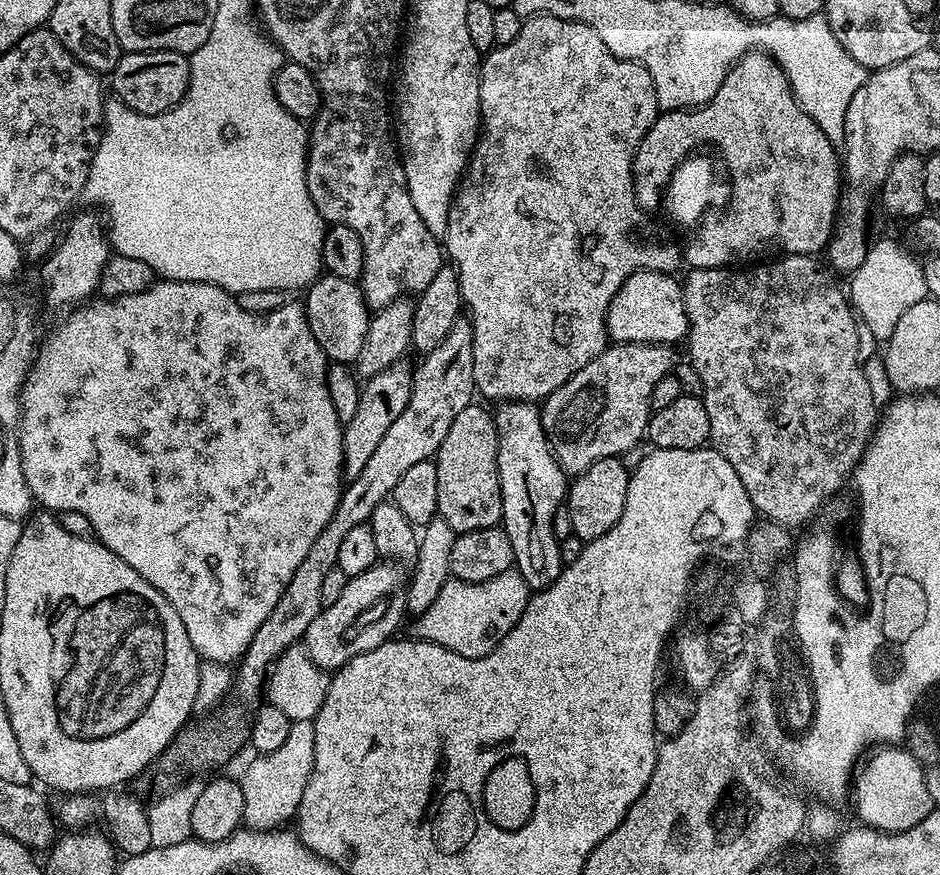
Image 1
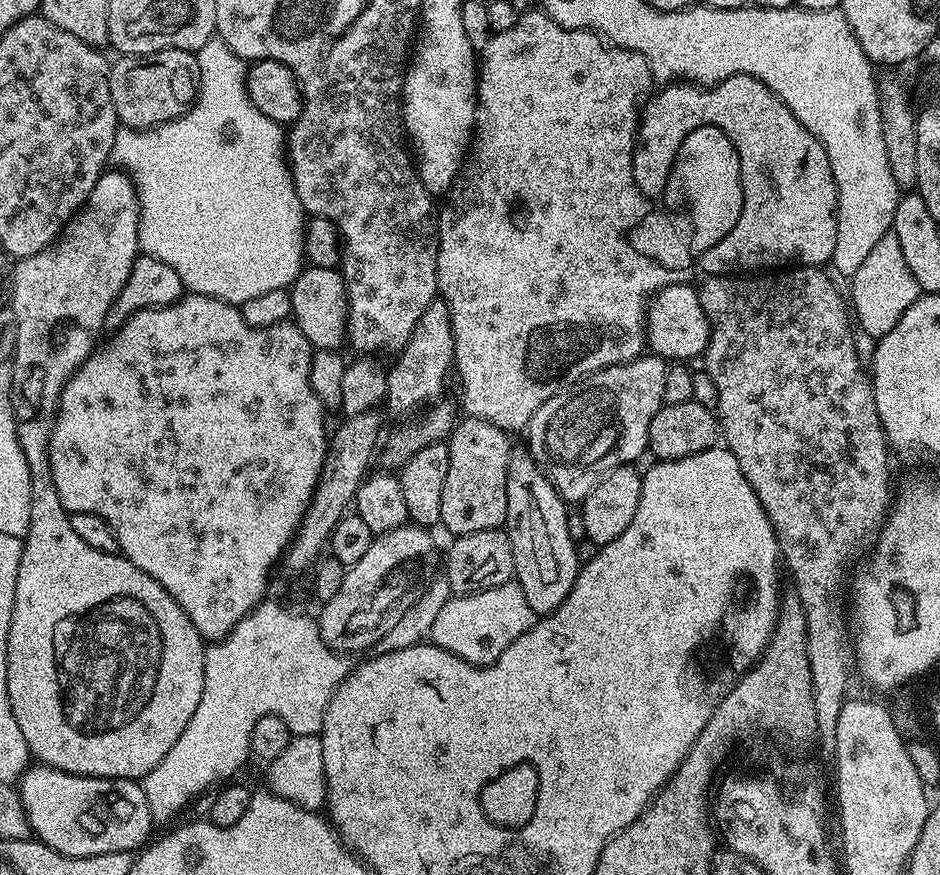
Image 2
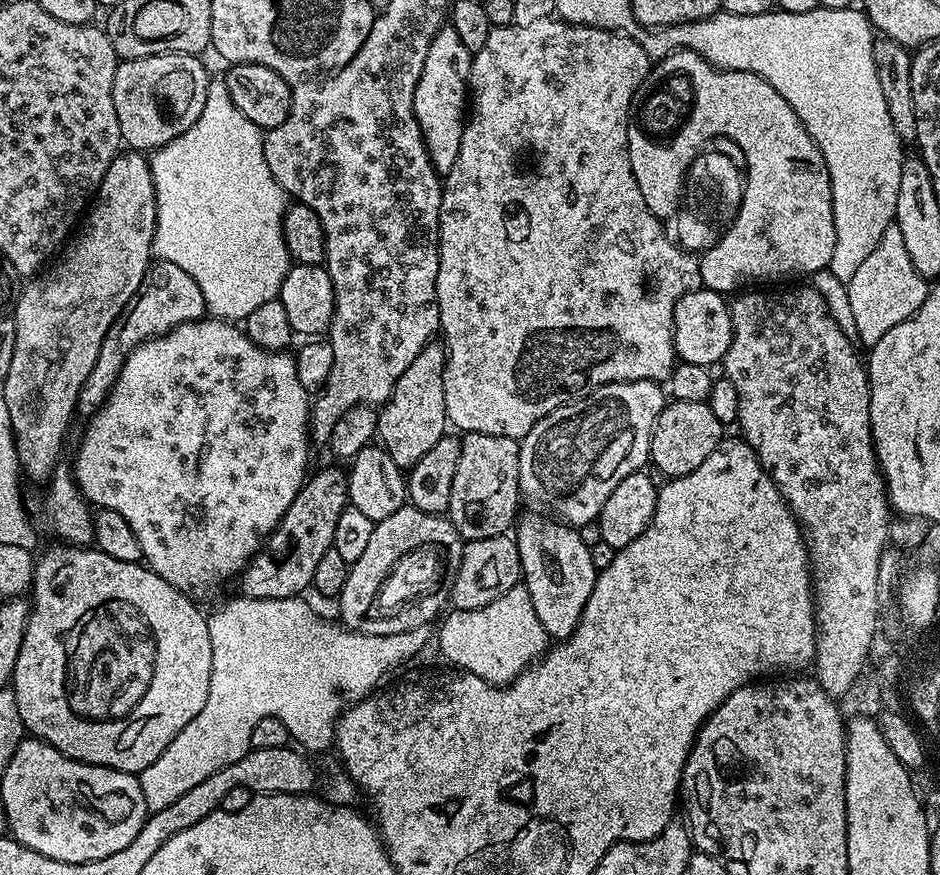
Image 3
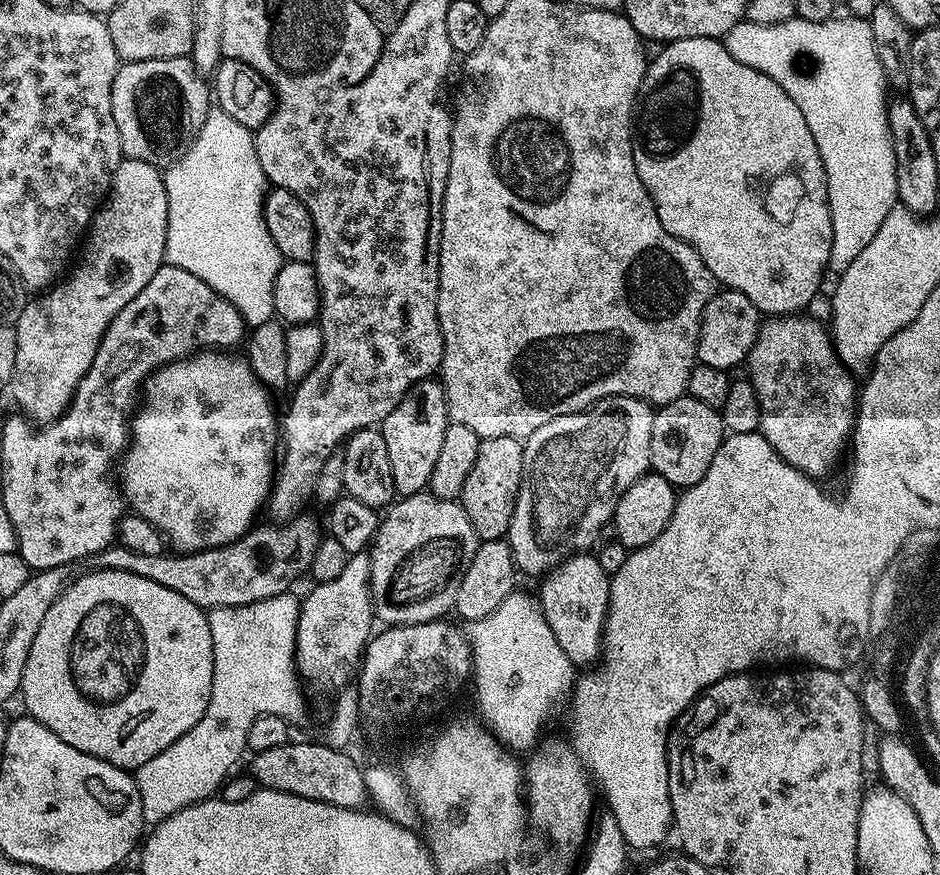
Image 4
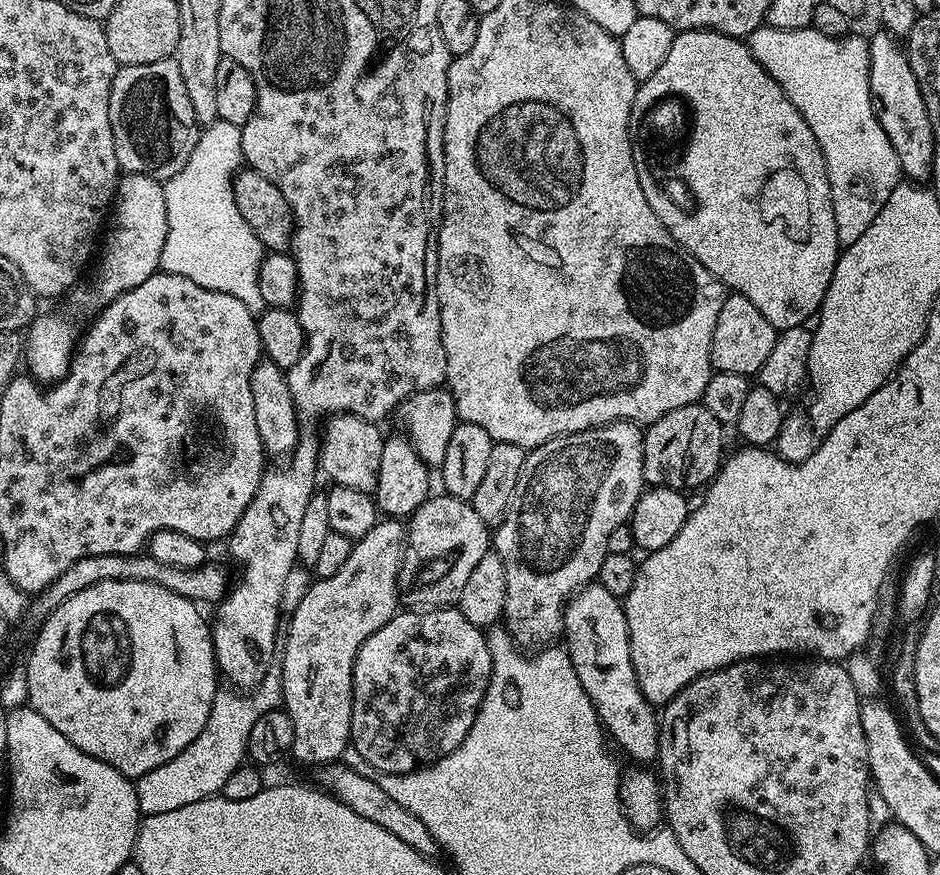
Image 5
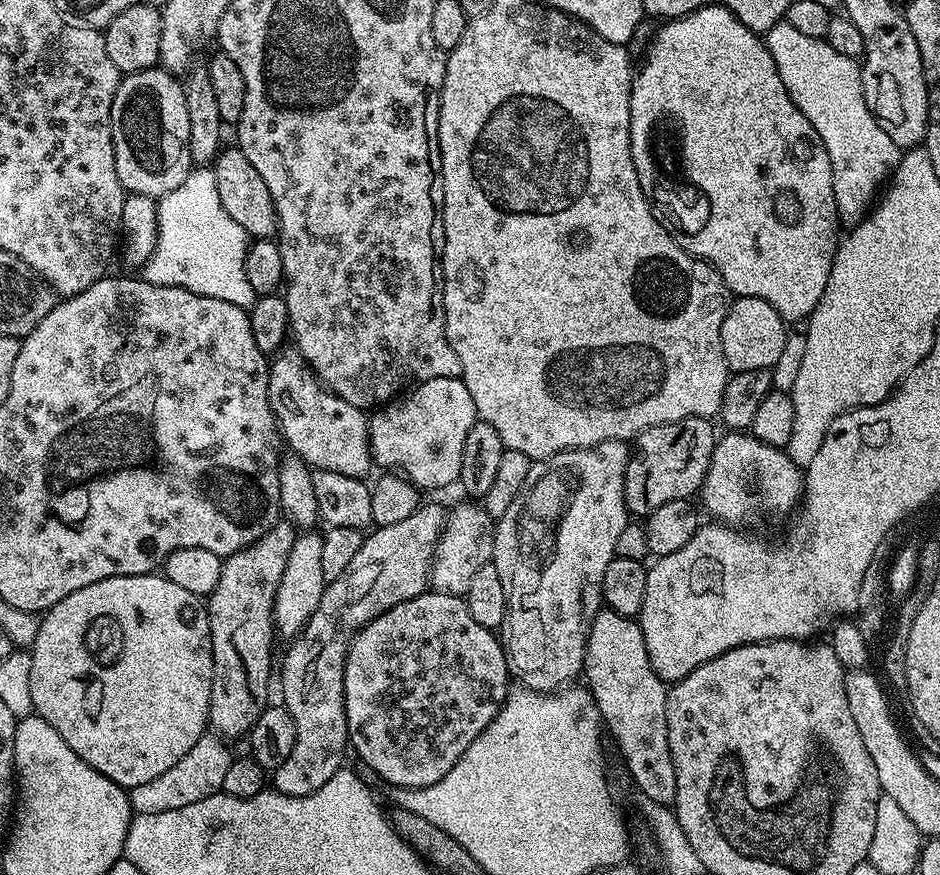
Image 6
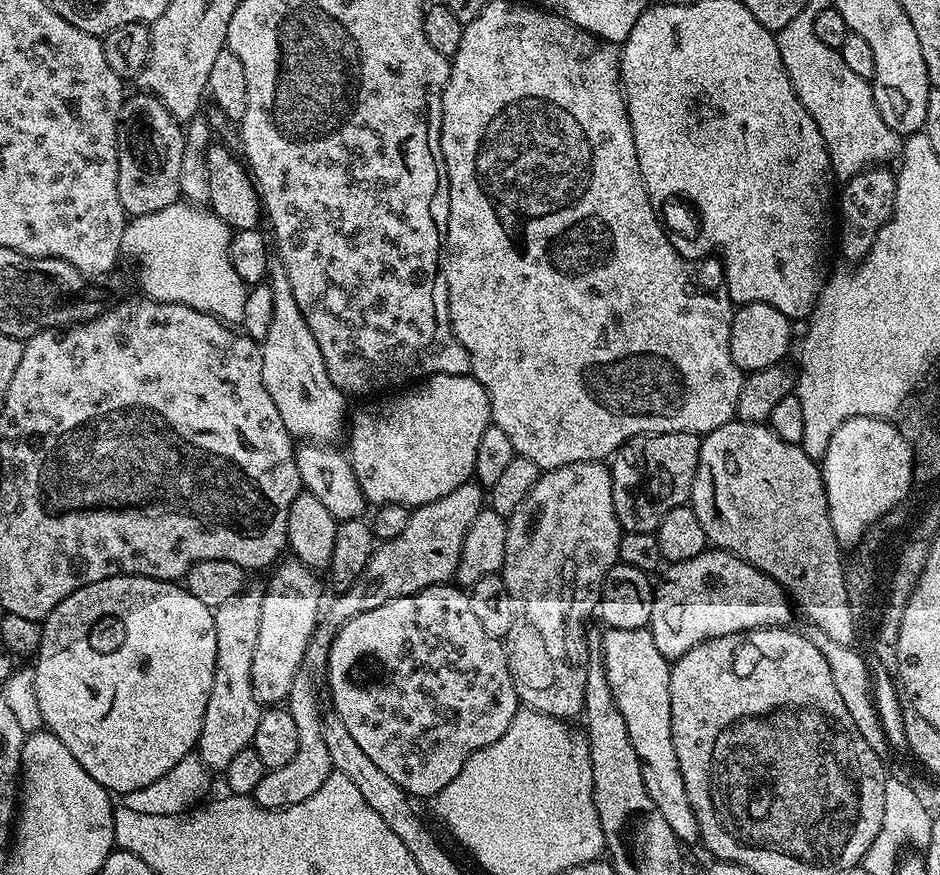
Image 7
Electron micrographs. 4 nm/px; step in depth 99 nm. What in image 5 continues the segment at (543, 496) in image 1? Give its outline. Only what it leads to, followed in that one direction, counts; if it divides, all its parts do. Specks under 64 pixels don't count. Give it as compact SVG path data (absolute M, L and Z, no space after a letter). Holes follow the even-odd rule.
M599 582L580 589L564 606L562 640L574 670L578 670L578 682L582 682L582 690L586 690L595 706L607 735L614 742L616 739L630 759L641 760L644 766L648 766L651 760L653 763L660 755L661 721L657 709L638 686L634 662L630 658L630 634L621 597L610 593Z

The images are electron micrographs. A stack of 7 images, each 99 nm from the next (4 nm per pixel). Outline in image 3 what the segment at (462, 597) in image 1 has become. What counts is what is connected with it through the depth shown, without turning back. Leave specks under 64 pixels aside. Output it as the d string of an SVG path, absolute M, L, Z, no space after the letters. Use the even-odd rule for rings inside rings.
M523 583L506 590L502 598L494 598L490 606L478 610L457 608L449 611L443 620L440 632L438 628L438 640L440 636L440 652L452 663L449 665L481 676L491 684L512 683L529 664L535 664L543 657L550 644L550 637L542 622L538 622L534 602L530 602L530 594Z

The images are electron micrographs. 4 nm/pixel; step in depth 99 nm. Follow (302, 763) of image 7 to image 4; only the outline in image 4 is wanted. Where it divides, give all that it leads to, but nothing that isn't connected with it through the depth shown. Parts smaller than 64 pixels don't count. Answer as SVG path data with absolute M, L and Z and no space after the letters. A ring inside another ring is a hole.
M367 551L353 552L346 562L346 570L342 570L334 582L316 584L313 592L303 597L296 627L296 674L309 693L329 697L339 693L347 685L344 683L348 680L348 671L351 668L353 671L354 662L364 655L374 632L371 565L372 558Z

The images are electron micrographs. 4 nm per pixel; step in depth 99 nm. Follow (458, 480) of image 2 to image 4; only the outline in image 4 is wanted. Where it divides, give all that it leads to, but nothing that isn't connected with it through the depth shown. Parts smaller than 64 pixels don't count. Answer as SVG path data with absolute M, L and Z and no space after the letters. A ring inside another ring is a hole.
M514 438L480 441L478 458L474 458L474 466L470 466L470 475L466 478L466 486L462 486L458 503L481 541L507 537L522 482L523 461L524 445L521 441Z

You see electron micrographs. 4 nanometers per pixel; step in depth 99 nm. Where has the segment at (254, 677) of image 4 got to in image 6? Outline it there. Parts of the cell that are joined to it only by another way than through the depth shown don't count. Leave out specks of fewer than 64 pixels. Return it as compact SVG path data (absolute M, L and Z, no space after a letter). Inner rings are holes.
M215 734L200 737L166 774L158 774L154 782L146 782L142 786L134 786L128 792L128 801L135 814L162 814L162 810L178 810L181 806L190 806L190 802L202 802L202 798L210 798L215 792L223 789L226 782L226 769L234 763L234 756L227 748L225 741Z

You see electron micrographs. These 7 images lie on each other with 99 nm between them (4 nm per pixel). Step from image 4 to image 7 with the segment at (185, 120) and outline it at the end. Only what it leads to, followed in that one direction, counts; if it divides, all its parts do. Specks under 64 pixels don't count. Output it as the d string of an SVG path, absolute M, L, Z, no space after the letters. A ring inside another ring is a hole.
M147 92L129 95L120 111L116 131L118 142L118 198L129 217L154 214L177 203L180 196L180 175L184 153L184 128L162 106L162 102Z

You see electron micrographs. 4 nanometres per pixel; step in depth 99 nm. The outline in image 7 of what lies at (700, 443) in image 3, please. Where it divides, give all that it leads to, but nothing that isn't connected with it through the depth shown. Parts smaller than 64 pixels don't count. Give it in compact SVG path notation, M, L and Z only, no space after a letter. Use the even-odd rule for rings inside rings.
M657 432L646 436L631 436L610 460L614 514L624 532L655 533L660 520L672 508L689 503L694 474L698 470L701 437L694 432Z

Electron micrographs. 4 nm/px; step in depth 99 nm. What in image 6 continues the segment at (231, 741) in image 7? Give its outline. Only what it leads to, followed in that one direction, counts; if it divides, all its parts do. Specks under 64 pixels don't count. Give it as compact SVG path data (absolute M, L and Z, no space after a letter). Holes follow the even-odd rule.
M287 522L276 523L258 542L254 542L241 552L236 552L224 560L218 586L206 598L210 638L212 639L212 689L210 690L210 710L208 722L211 731L221 738L228 736L247 737L254 722L269 707L268 679L273 679L272 636L274 625L272 615L276 605L278 584L282 582L282 572L286 570L286 558L290 558L290 546L294 546L297 529Z

